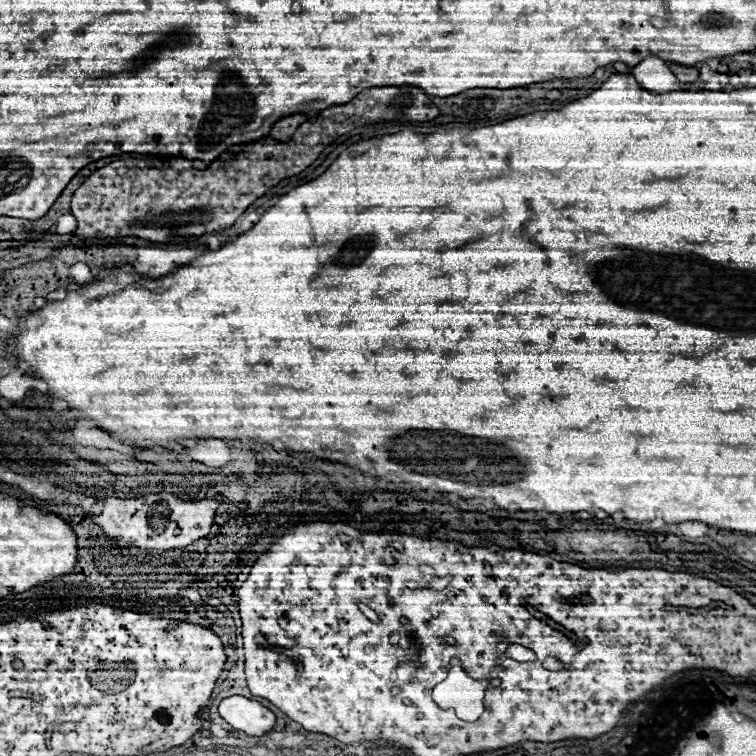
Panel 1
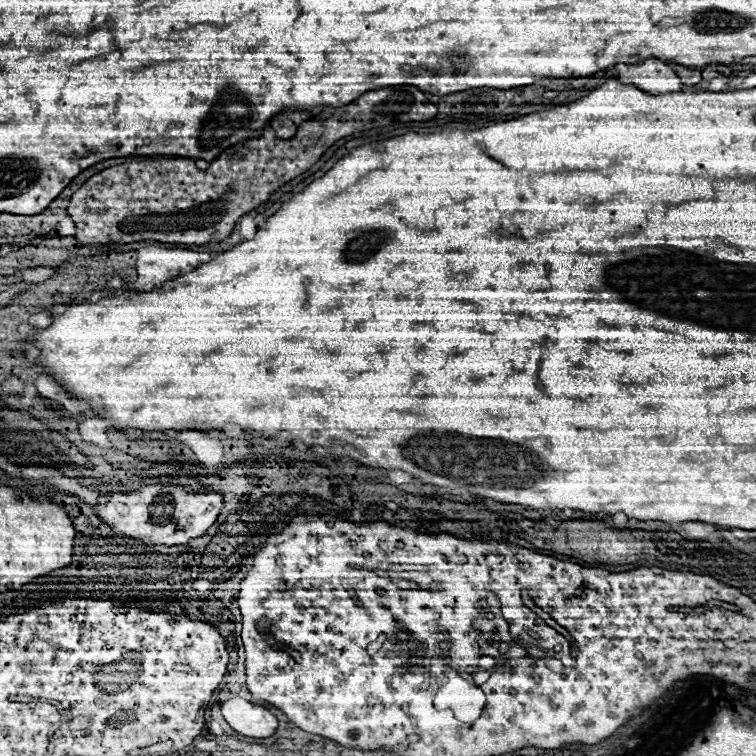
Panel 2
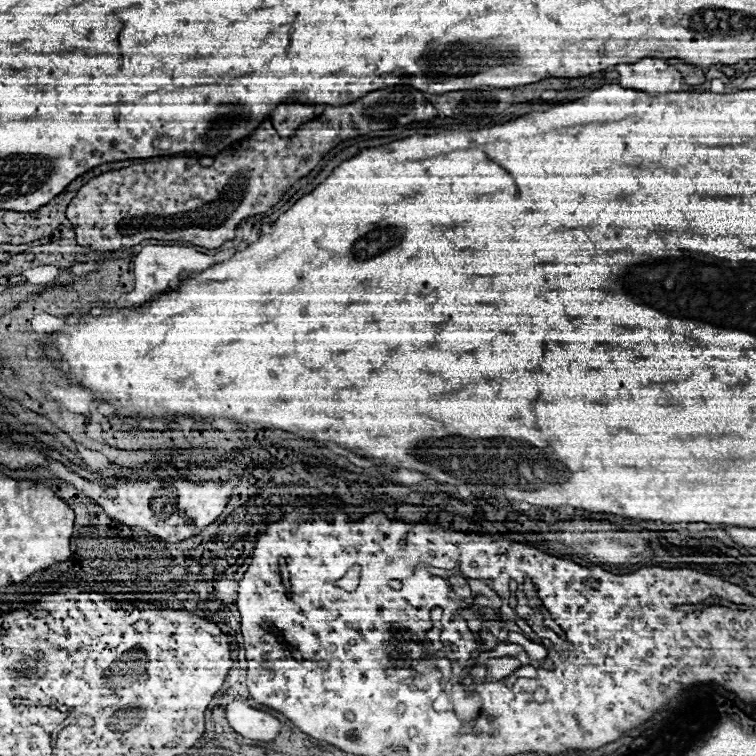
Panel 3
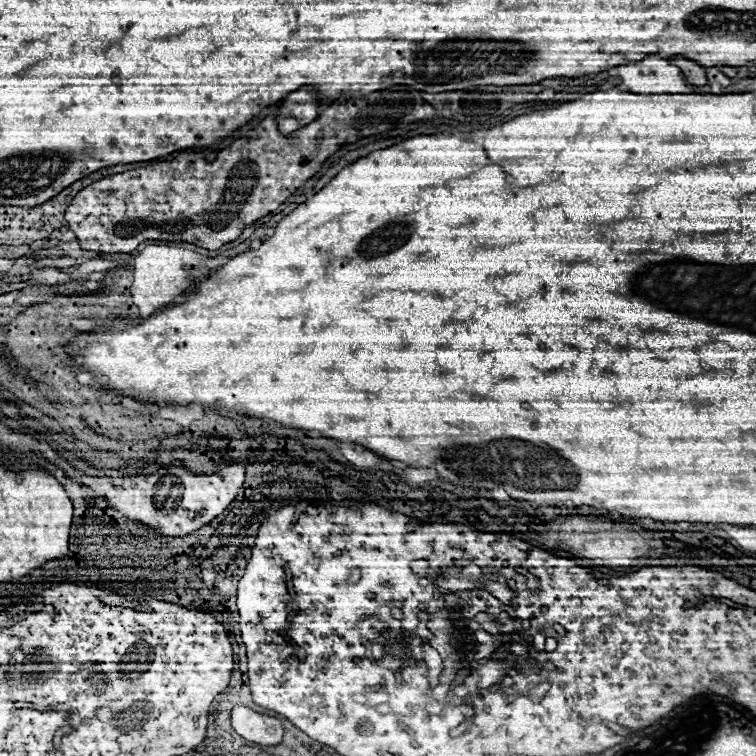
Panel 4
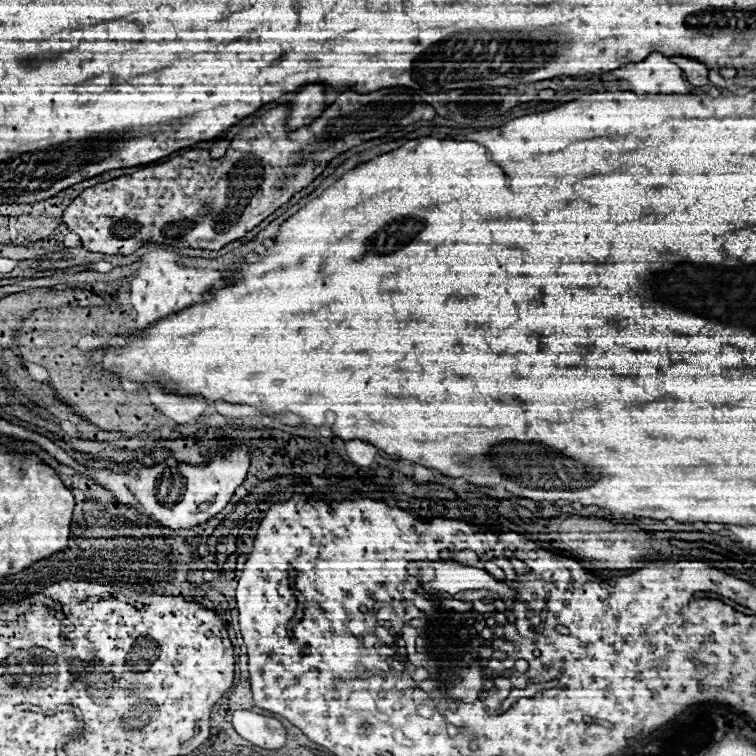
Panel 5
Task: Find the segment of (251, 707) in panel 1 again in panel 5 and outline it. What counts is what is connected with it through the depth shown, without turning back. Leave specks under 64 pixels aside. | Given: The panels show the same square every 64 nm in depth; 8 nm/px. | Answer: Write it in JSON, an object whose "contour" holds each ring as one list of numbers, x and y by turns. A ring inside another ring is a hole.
{"contour":[[236,710,232,714,232,724,234,730,254,746,266,750,280,750,286,744,286,730,276,718,260,716,252,710]]}

